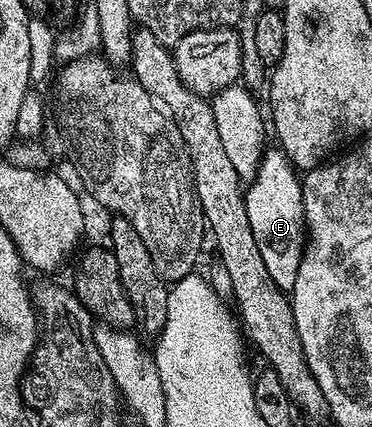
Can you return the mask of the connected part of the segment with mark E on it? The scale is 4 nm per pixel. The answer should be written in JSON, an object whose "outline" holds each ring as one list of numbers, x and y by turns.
{"outline":[[266,149,257,174,252,182,248,183,244,195,247,220,251,220,251,232,255,236,255,244,259,244,263,264,278,288,291,292,299,276,299,264,305,255,307,231,301,178,284,150]]}

